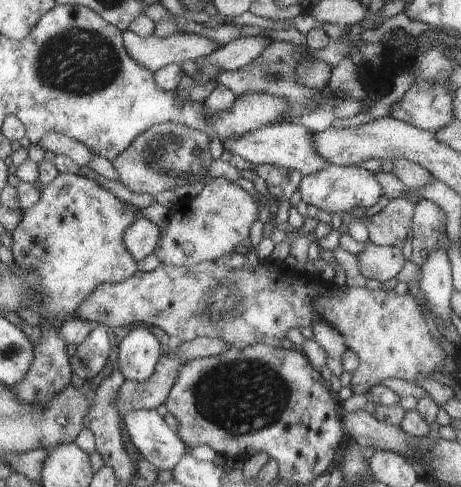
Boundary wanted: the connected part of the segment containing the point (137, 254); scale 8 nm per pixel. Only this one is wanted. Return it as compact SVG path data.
M141 217L127 228L125 243L137 261L154 252L160 242L160 229L148 218Z

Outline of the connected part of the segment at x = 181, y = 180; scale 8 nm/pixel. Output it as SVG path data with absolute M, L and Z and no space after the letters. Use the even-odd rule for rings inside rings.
M163 122L136 136L131 146L111 162L118 172L120 182L128 190L156 195L188 183L202 182L206 185L211 180L208 168L212 160L214 158L210 156L210 136L207 132L190 128L187 124Z

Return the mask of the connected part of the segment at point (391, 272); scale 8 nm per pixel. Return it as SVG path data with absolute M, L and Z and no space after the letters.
M371 241L364 243L364 250L356 256L361 274L378 282L394 278L407 261L401 248L380 246Z

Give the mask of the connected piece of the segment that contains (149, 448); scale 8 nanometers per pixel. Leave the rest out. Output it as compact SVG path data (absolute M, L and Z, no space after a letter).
M156 409L128 411L124 416L124 424L134 446L158 470L172 470L188 452L187 444L179 433L164 421Z

